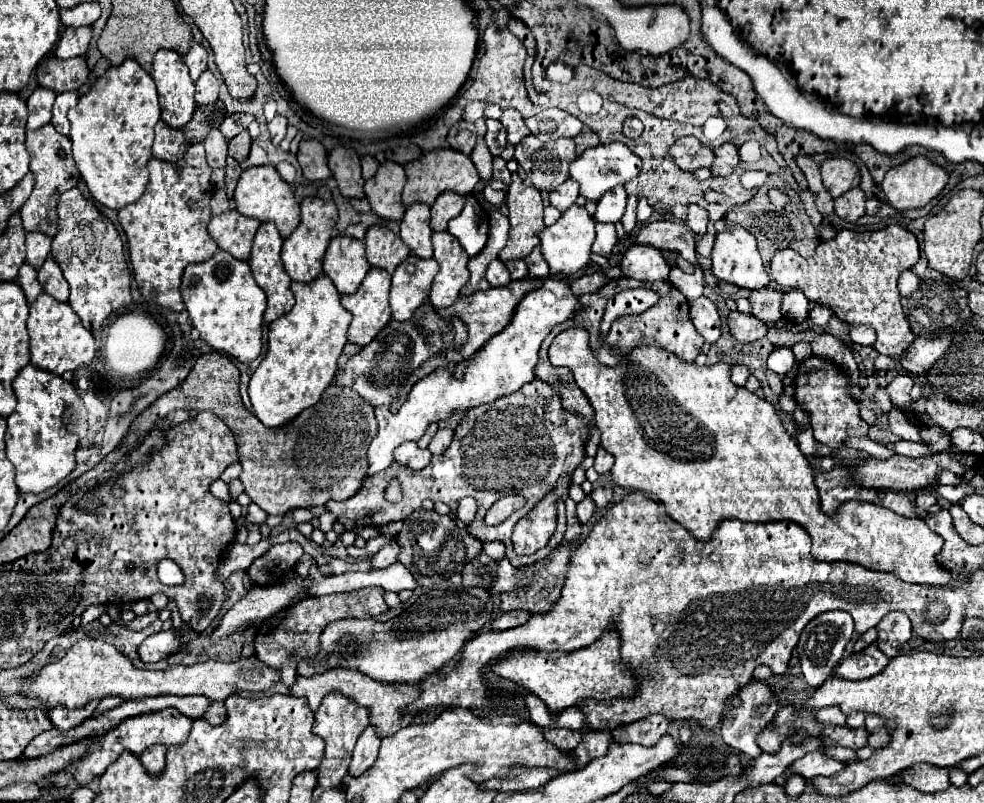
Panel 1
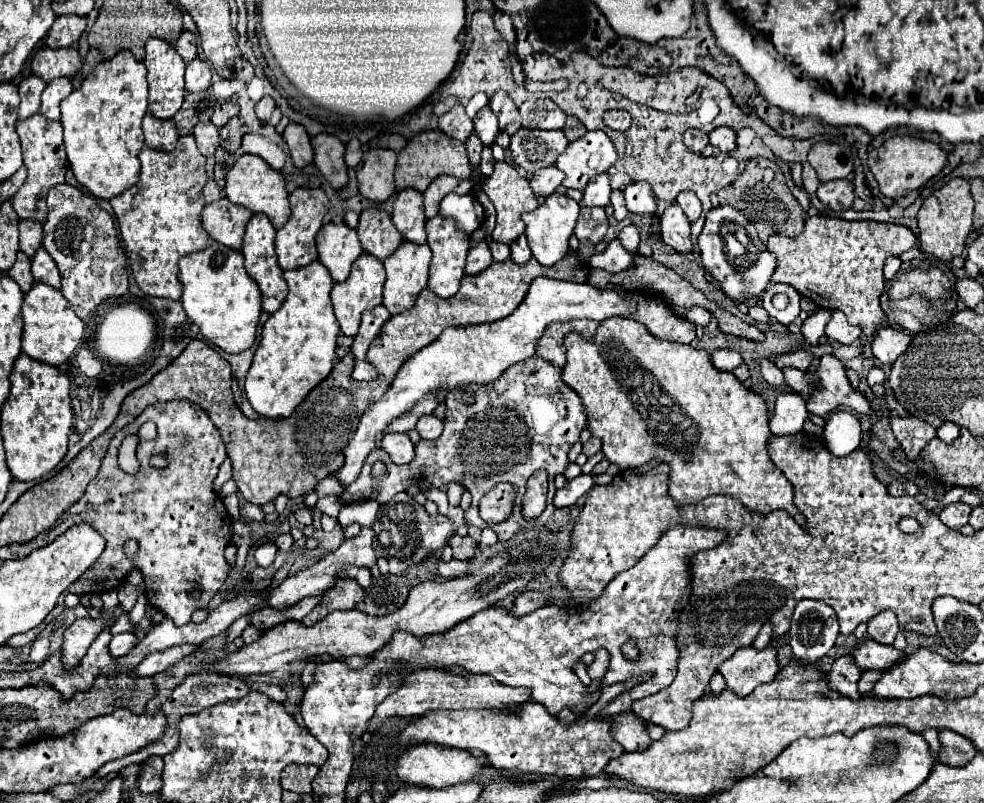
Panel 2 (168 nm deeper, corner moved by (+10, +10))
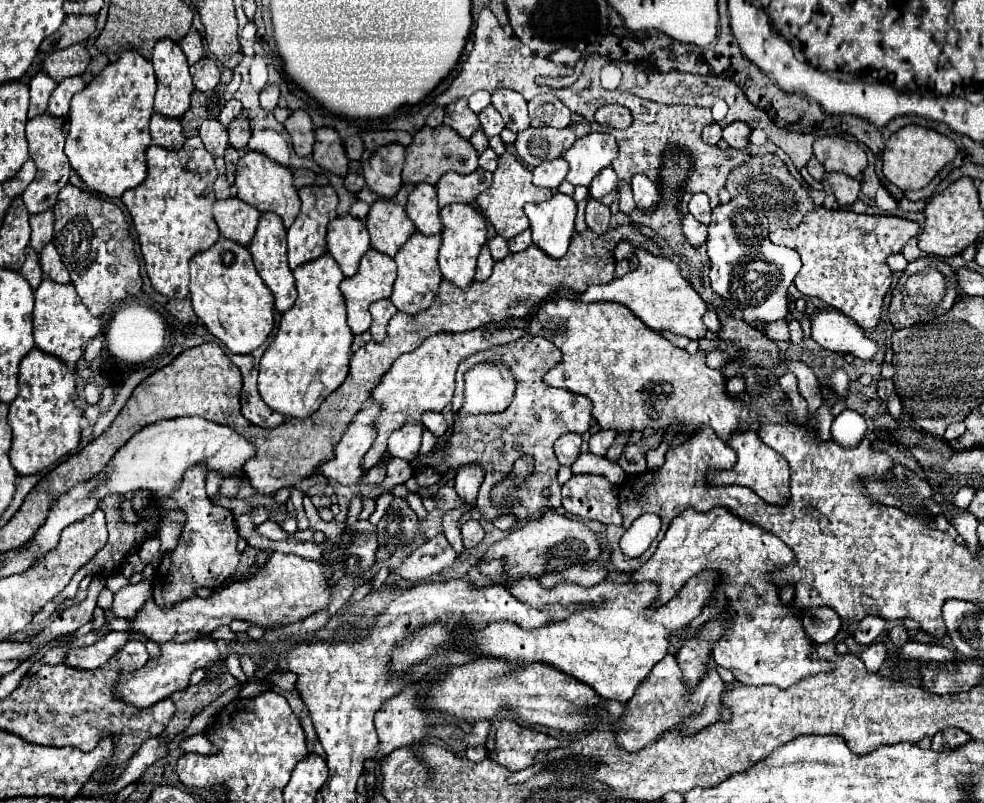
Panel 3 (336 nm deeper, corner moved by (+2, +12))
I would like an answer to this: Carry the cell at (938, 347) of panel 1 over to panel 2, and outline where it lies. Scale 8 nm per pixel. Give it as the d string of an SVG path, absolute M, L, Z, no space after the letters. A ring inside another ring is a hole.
M883 327L877 331L877 335L873 337L871 349L873 355L887 365L893 365L911 345L911 335L901 331L901 329L893 329L893 327Z

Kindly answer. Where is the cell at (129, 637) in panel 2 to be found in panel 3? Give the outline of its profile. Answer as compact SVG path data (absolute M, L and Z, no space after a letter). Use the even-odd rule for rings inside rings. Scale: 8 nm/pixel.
M111 631L101 641L89 647L71 647L63 663L73 669L97 669L105 665L127 643L127 639L129 633Z

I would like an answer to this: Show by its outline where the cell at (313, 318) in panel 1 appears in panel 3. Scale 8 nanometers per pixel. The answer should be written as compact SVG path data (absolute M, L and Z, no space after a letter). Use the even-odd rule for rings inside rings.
M329 253L299 265L293 275L299 297L293 309L283 313L279 331L261 357L259 393L271 409L287 417L309 417L345 381L353 353L353 333L347 325L345 297L339 289L345 275Z

